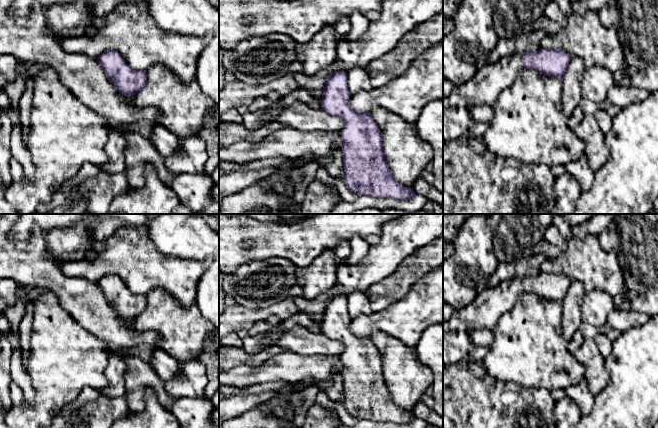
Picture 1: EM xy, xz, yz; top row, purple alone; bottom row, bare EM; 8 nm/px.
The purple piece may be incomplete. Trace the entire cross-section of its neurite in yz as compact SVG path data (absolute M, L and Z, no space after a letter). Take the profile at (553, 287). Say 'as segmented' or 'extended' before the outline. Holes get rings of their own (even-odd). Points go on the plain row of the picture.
extended; M540 272L537 275L515 277L494 287L487 286L467 307L455 310L451 318L443 321L443 333L470 333L475 330L493 330L503 313L510 310L524 291L548 301L564 303L565 296L573 280L563 274Z

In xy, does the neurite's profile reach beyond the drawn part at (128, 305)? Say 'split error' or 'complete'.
complete

